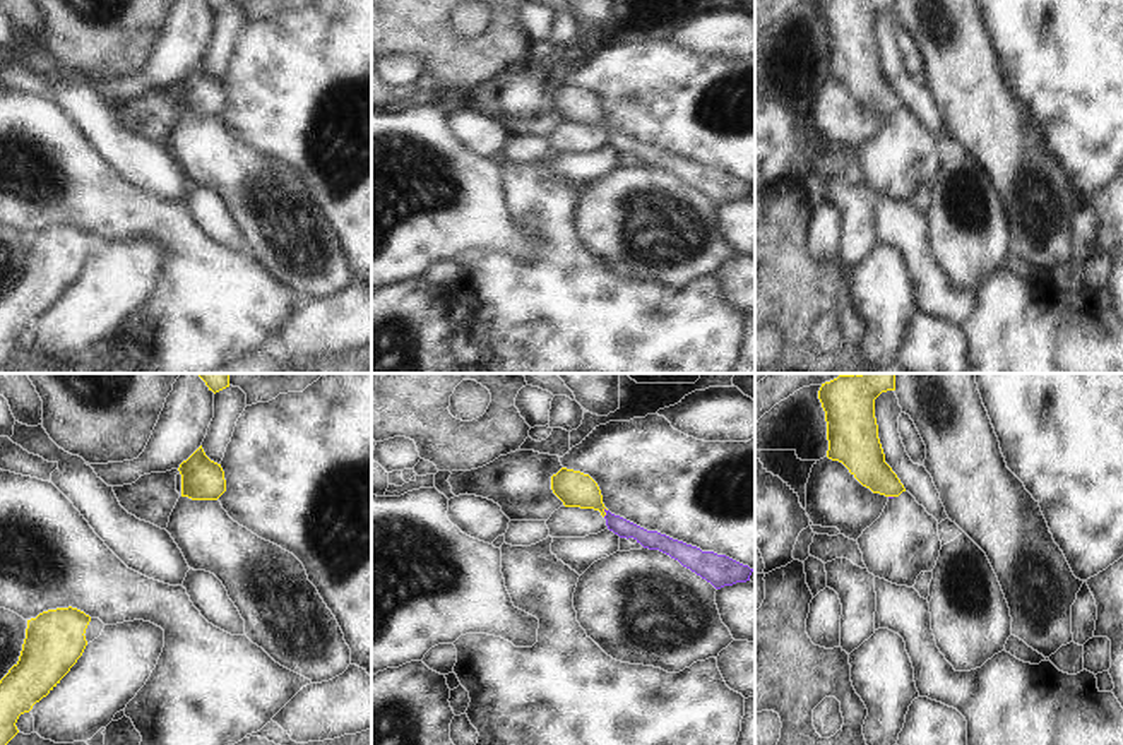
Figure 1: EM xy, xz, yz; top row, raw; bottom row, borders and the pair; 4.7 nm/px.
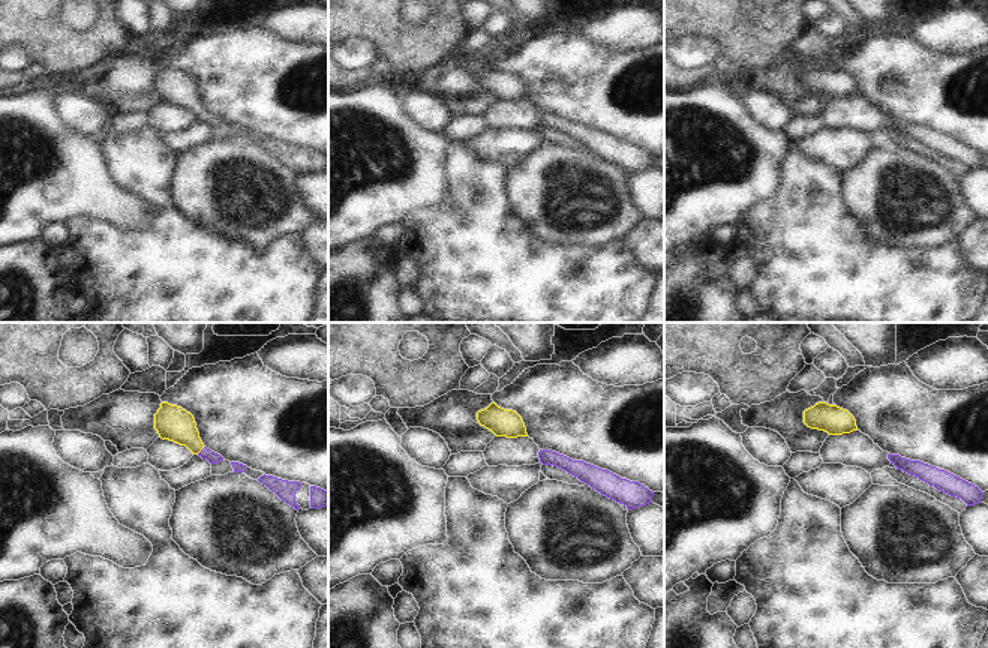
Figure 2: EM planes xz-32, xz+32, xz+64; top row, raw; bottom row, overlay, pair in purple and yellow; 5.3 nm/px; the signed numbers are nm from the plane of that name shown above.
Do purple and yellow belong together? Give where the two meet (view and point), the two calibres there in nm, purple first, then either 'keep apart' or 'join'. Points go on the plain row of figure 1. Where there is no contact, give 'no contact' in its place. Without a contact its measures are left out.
meets purple in xz at (605, 127); 90 nm thick on the purple side, 170 nm on the other; join

